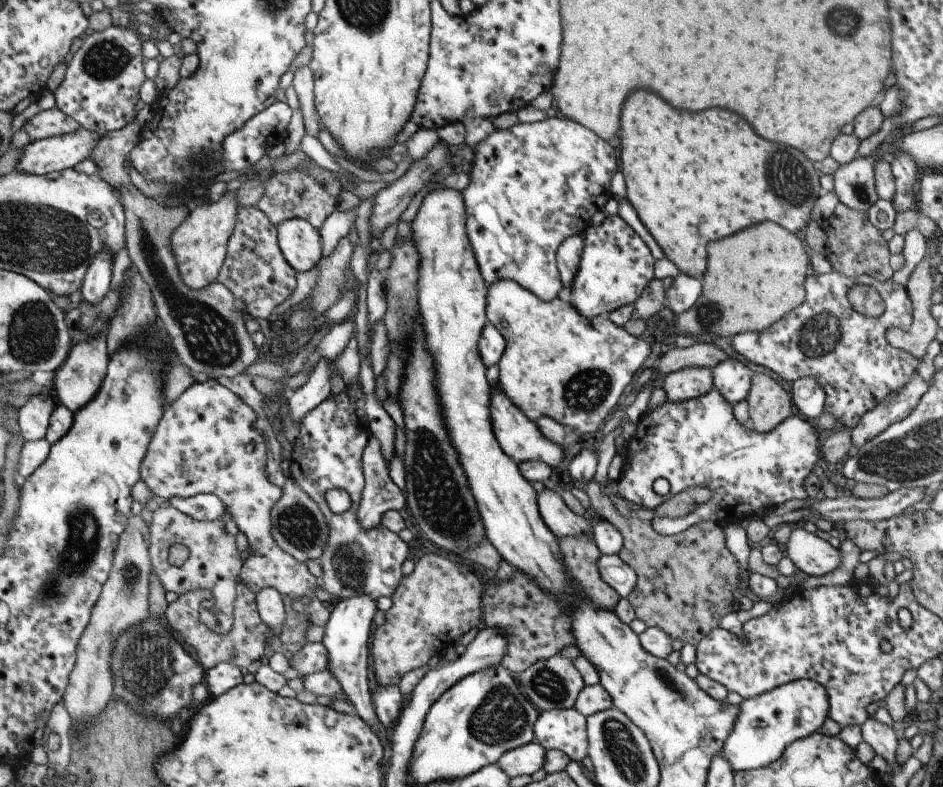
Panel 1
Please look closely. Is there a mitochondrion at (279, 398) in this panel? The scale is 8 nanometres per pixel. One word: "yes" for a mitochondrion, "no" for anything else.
no

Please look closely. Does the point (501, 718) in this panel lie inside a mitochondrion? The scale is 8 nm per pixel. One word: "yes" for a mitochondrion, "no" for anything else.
yes

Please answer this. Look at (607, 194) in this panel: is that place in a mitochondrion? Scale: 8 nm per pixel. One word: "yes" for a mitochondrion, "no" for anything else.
no

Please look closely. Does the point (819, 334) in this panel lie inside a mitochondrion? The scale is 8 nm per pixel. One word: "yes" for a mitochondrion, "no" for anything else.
yes

